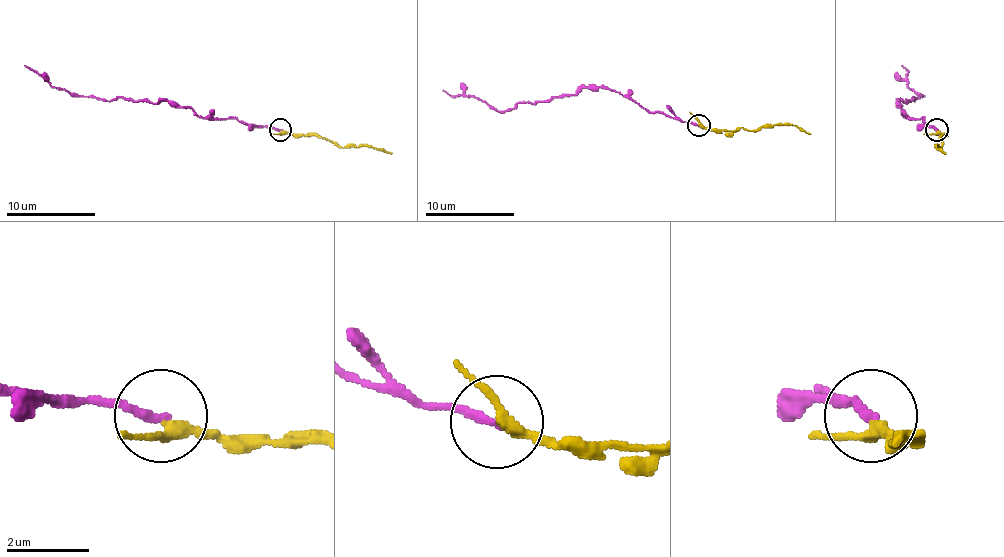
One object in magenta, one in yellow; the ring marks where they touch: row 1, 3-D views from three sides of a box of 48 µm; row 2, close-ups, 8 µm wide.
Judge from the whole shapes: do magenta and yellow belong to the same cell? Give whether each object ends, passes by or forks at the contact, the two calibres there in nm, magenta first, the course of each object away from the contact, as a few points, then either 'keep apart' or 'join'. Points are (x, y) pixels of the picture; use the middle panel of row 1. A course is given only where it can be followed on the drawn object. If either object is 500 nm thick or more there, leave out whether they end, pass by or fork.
magenta ends | yellow passes by | 200/240 nm | magenta via (699, 124), (646, 111), (608, 87), (579, 87), (573, 93), (495, 111), (469, 96), (449, 96), (442, 89) | yellow via (699, 124), (737, 131), (741, 127), (750, 131), (761, 127), (790, 124), (810, 133) | join

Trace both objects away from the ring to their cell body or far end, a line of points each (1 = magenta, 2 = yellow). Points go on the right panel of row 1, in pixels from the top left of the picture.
1: (936, 130), (923, 117), (907, 119), (898, 108), (898, 101), (923, 97), (907, 86), (907, 70), (901, 66)
2: (936, 130), (943, 134), (938, 139), (943, 143), (938, 148), (936, 145), (945, 154)

